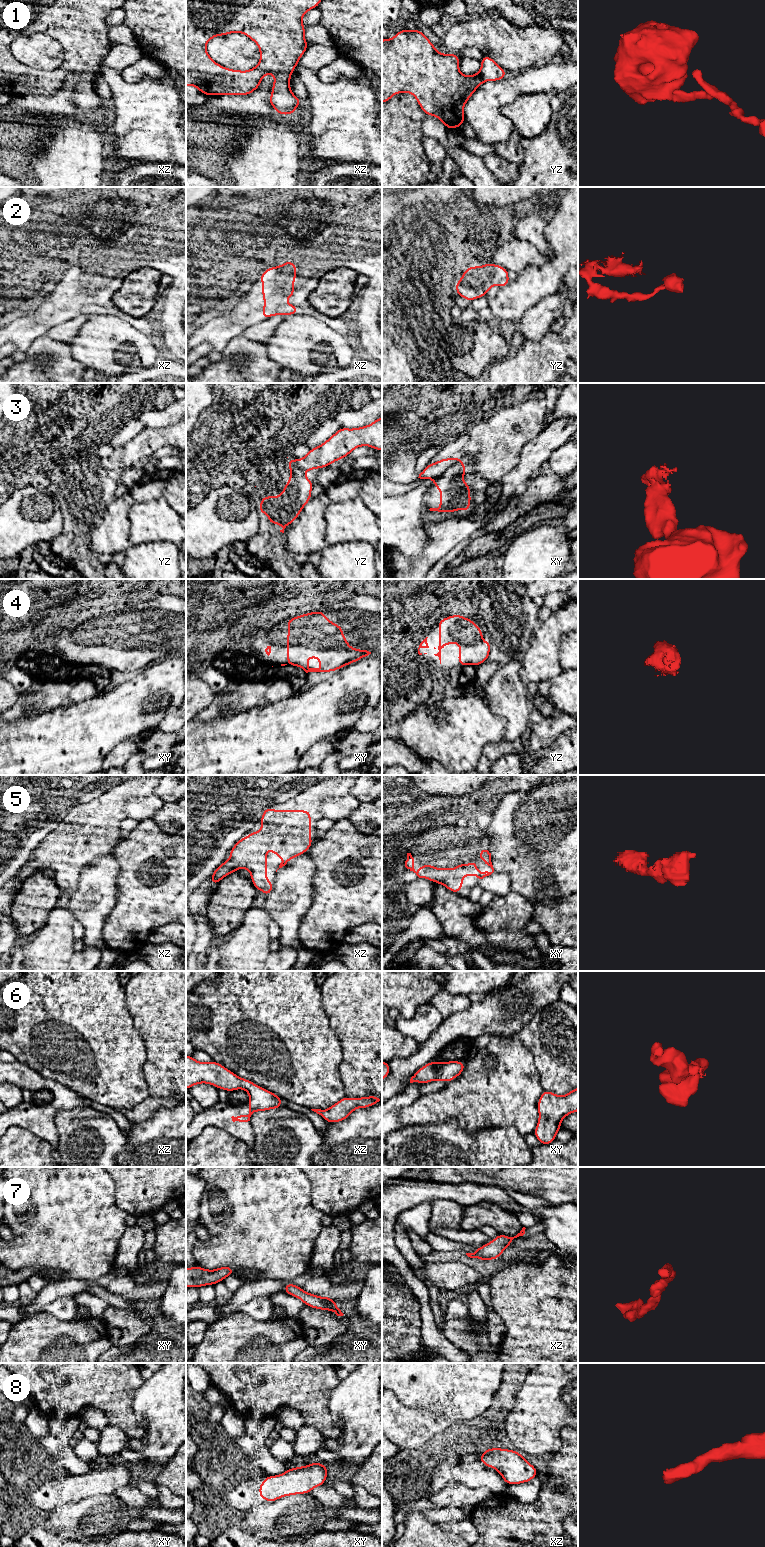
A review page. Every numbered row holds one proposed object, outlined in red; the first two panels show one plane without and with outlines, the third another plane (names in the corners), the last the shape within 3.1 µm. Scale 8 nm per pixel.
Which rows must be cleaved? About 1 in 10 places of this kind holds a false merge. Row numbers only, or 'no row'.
3

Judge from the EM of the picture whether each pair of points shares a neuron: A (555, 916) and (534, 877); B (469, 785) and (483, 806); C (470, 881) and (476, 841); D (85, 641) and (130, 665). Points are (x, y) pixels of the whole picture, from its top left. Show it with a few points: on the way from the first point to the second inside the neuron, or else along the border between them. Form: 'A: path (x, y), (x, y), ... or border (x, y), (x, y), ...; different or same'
A: path (555, 906), (549, 900), (549, 892), (544, 887); same
B: border (480, 789), (469, 795); different
C: path (470, 871), (476, 864), (476, 851); same
D: path (96, 642), (107, 642), (119, 654); same

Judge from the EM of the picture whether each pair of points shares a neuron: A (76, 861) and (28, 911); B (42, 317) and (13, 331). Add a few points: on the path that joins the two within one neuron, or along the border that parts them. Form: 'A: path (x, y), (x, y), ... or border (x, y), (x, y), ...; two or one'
A: border (33, 873), (50, 868), (61, 893); two
B: path (35, 322), (29, 328), (20, 331); one

